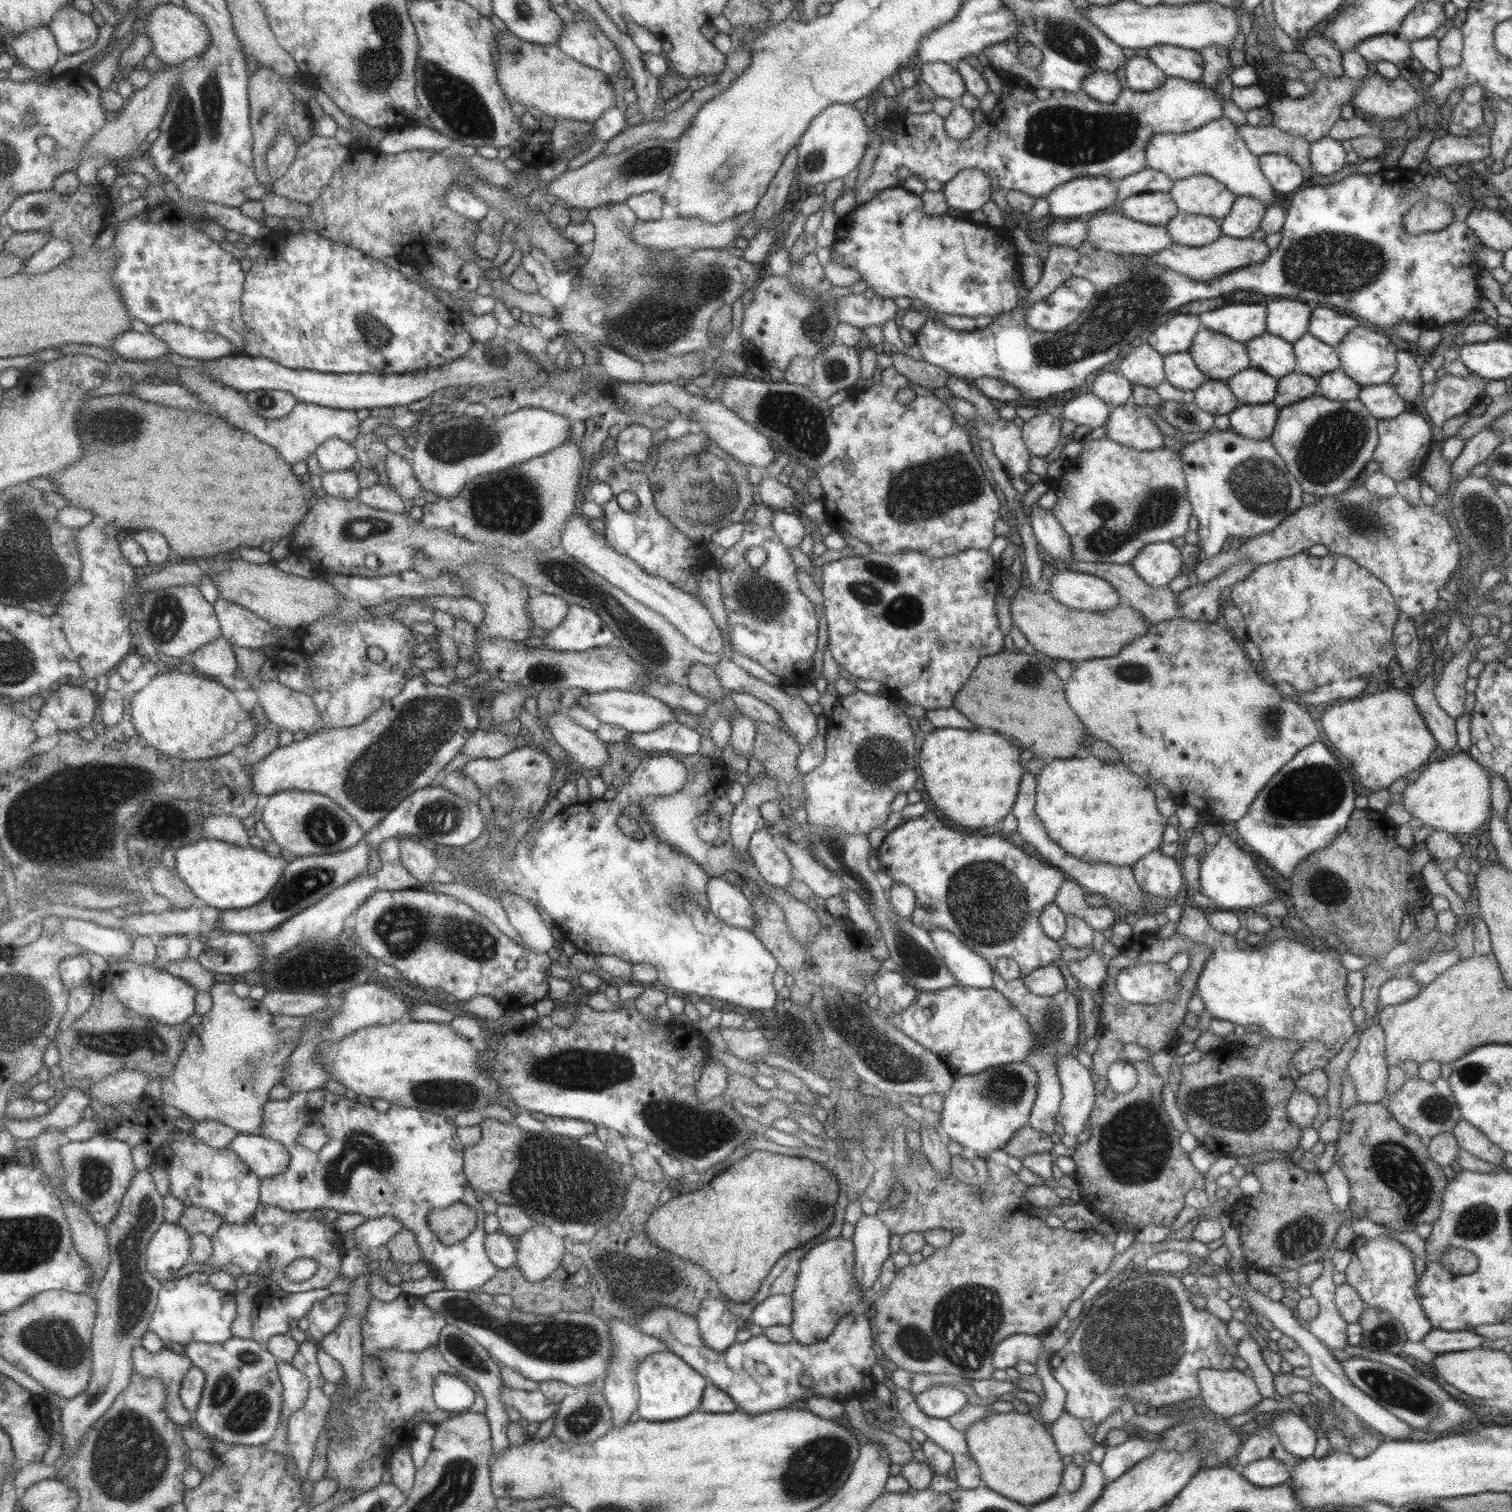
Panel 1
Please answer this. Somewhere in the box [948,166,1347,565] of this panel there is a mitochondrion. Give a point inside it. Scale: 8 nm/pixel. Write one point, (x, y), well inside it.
(1121, 307)

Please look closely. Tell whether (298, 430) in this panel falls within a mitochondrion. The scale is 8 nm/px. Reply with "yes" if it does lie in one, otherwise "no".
no

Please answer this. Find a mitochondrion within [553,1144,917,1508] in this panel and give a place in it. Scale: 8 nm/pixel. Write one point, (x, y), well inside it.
(818, 1466)

